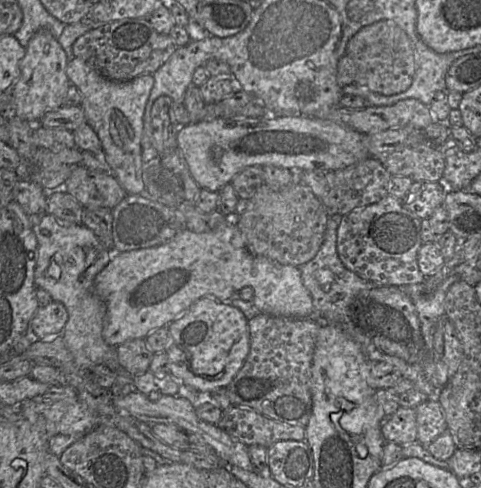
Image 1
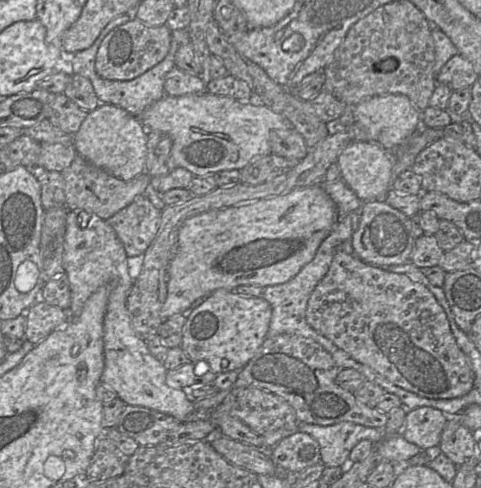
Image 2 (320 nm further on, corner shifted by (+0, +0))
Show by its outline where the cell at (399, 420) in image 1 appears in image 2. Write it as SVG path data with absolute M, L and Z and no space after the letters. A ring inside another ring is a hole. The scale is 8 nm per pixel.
M422 406L407 410L400 434L423 450L439 446L448 417L440 410Z

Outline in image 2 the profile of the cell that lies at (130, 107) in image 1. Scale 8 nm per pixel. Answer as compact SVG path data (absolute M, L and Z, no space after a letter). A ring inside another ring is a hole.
M320 184L188 218L179 229L176 252L168 265L167 297L161 308L162 319L167 320L172 315L181 313L188 316L189 309L197 299L208 297L217 289L233 291L241 285L267 287L289 281L314 258L322 241L338 222L337 206Z

